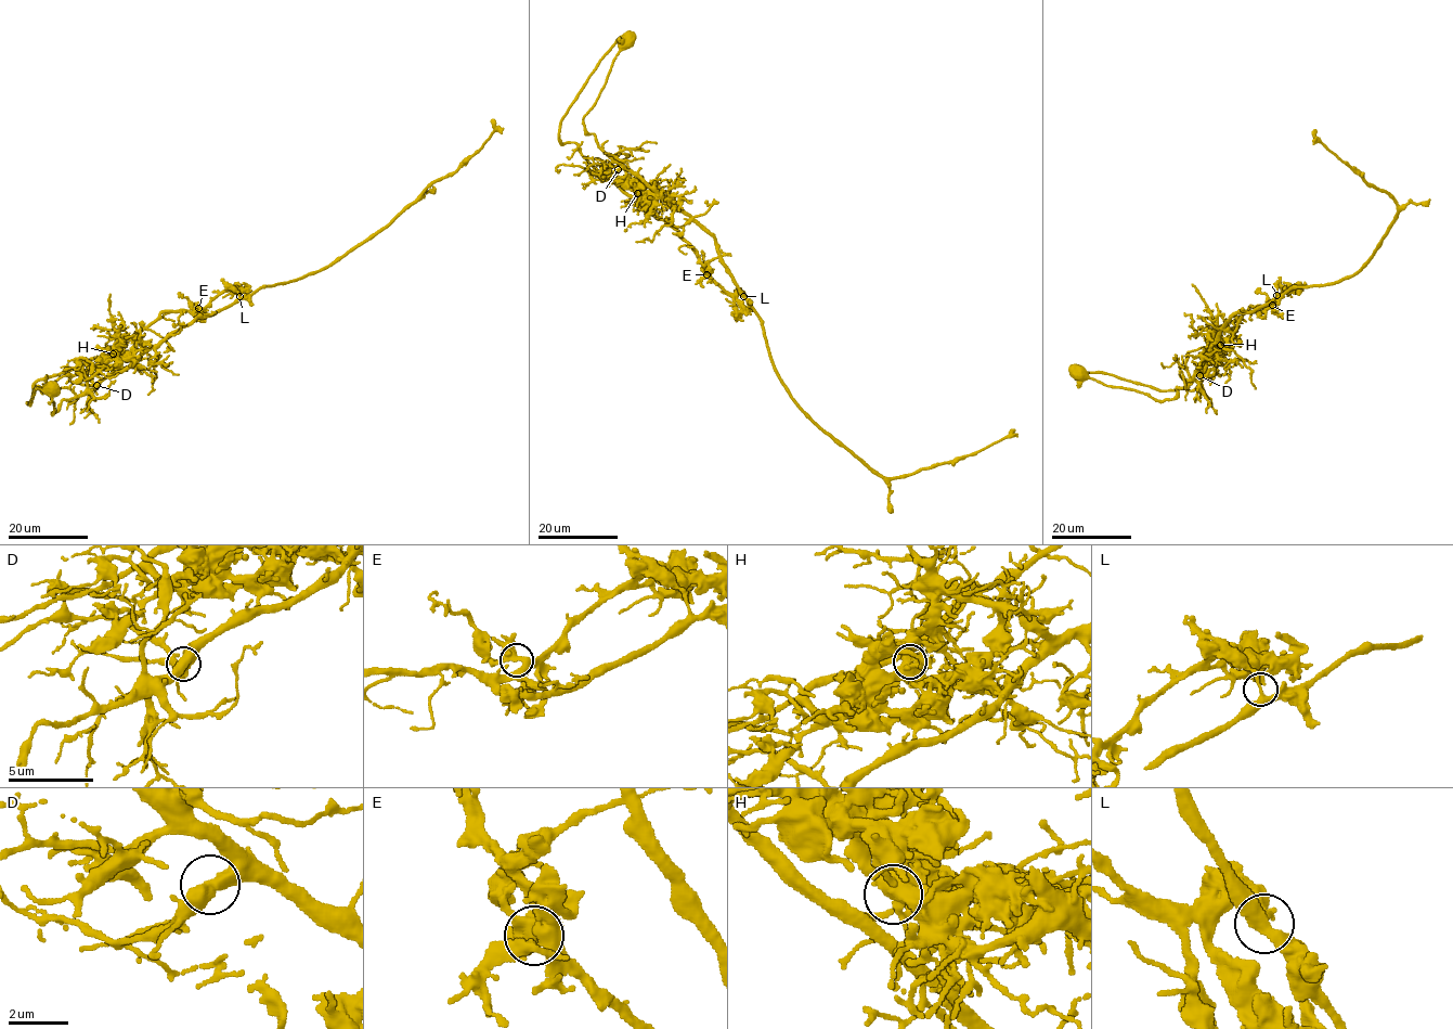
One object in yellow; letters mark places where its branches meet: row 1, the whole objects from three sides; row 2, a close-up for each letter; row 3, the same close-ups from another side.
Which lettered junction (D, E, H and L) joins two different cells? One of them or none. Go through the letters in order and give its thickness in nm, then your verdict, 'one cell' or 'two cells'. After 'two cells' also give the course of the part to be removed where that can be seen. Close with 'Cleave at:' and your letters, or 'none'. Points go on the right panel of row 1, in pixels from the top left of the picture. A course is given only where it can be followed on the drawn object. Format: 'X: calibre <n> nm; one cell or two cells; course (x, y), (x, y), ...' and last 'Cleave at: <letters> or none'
D: calibre 600 nm; one cell
E: calibre 360 nm; one cell
H: calibre 340 nm; two cells; course (1220, 345), (1213, 352), (1217, 358), (1198, 367), (1202, 382), (1192, 390), (1160, 390), (1108, 374), (1080, 374)
L: calibre 280 nm; one cell
Cleave at: H

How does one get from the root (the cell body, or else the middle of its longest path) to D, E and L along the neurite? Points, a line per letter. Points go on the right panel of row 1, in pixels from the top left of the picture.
D: (1077, 371), (1107, 385), (1141, 391), (1158, 400), (1173, 399), (1177, 388), (1186, 387), (1195, 375), (1201, 375)
E: (1077, 371), (1158, 400), (1173, 399), (1177, 388), (1189, 385), (1231, 314), (1262, 312), (1272, 305)
L: (1077, 371), (1158, 400), (1173, 399), (1177, 388), (1189, 385), (1231, 314), (1253, 312), (1276, 295)

